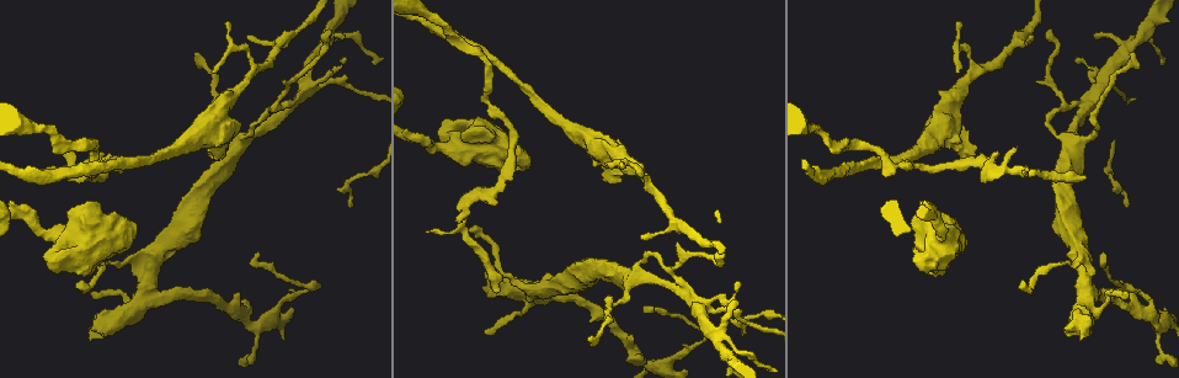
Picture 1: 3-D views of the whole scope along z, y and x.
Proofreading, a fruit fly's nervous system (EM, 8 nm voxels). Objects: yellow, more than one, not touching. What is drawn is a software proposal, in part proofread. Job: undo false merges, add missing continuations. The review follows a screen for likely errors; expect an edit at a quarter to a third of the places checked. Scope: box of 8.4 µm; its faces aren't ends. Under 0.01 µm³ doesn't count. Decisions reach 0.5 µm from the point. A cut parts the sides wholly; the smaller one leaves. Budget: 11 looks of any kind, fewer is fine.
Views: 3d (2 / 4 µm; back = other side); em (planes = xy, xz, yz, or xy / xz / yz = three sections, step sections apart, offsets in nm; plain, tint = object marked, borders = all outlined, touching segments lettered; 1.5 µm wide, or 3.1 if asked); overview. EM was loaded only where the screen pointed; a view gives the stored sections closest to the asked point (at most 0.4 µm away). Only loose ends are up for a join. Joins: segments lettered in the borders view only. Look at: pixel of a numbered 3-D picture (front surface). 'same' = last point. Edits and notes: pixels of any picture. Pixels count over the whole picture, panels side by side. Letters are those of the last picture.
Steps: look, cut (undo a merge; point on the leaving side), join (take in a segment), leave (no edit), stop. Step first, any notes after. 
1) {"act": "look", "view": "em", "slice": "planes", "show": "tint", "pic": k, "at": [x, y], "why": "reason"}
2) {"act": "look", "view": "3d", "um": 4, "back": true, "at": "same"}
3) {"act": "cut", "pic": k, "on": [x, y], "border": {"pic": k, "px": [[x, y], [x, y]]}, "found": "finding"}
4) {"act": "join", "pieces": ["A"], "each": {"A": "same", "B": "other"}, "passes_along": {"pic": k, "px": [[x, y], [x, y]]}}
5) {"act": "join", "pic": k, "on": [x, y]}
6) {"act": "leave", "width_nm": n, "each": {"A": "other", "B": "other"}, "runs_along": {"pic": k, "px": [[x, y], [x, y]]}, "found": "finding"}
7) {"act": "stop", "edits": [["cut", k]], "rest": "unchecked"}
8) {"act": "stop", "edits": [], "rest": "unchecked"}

{"act": "look", "view": "em", "slice": "xy", "step": 4, "show": "borders", "pic": 1, "at": [456, 222]}

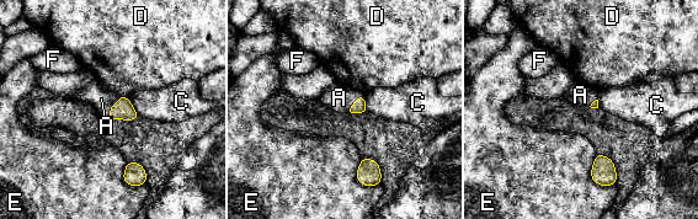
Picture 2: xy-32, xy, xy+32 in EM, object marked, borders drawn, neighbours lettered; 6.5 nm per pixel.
{"act": "join", "pieces": ["A"], "each": {"A": "same", "C": "other", "D": "other", "E": "other", "F": "other"}, "passes_along": {"pic": 2, "px": [[123, 110], [111, 107], [101, 99]]}, "found": "the neuron continues"}

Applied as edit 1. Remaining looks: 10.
{"act": "look", "view": "em", "slice": "planes", "show": "borders", "pic": 1, "at": [491, 107], "why": "a narrow waist"}

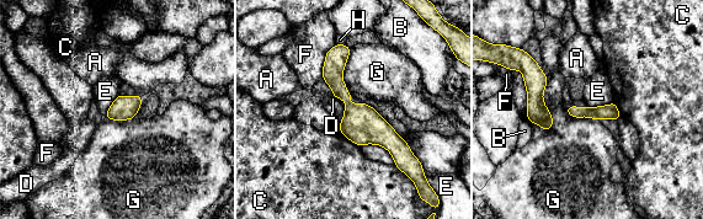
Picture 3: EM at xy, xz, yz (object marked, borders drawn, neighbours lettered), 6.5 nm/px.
{"act": "leave", "longest_contact_nm": ["G", 400], "each": {"A": "other", "B": "other", "C": "other", "D": "other", "E": "other", "F": "other", "G": "other", "H": "other"}, "runs_along": {"pic": 3, "px": [[337, 47], [339, 90], [400, 165]]}, "found": "continuous, no second neuron"}

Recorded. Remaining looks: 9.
{"act": "look", "view": "3d", "um": 2, "pic": 1, "at": [621, 164], "why": "an open end"}

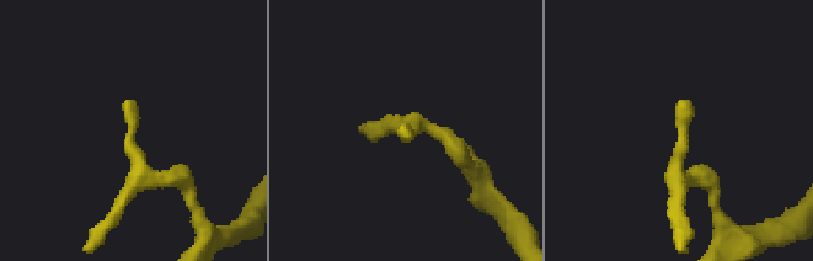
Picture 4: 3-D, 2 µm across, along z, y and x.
{"act": "look", "view": "em", "slice": "planes", "show": "borders", "pic": 4, "at": [122, 107], "why": "need the tissue"}

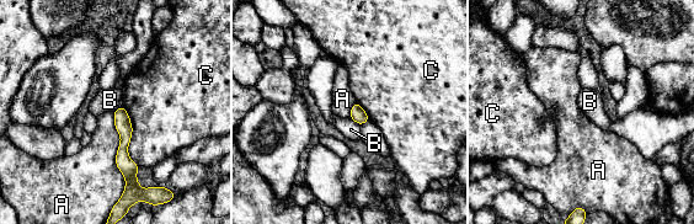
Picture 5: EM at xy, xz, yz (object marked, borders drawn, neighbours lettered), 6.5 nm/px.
{"act": "leave", "width_nm": 100, "each": {"A": "other", "B": "other", "C": "other"}, "runs_along": {"pic": 5, "px": [[121, 111], [132, 187]]}, "found": "no lettered segment goes on from it"}

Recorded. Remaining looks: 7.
{"act": "look", "view": "3d", "um": 2, "pic": 1, "at": [654, 307]}

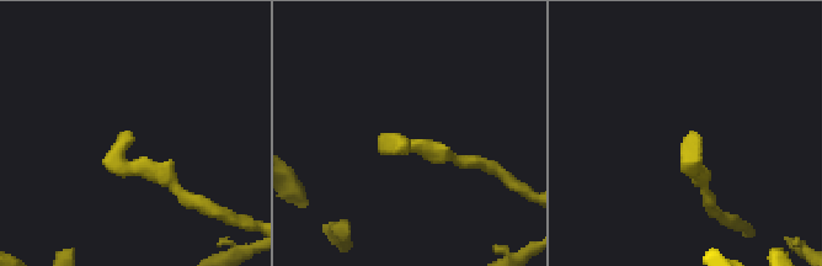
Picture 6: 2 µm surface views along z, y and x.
{"act": "look", "view": "em", "slice": "yz", "step": 8, "show": "borders", "pic": 6, "at": [131, 137]}

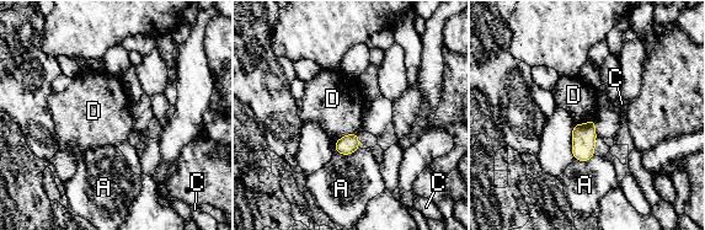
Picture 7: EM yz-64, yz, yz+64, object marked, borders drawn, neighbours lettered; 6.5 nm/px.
{"act": "look", "view": "em", "slice": "planes", "show": "borders", "at": "same"}

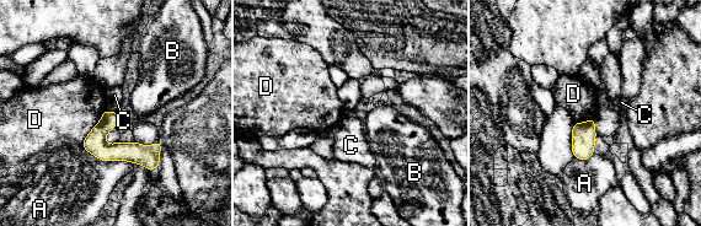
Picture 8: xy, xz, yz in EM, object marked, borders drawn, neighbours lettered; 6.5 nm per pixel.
{"act": "leave", "width_nm": 110, "each": {"A": "other", "B": "other", "C": "other", "D": "other"}, "runs_along": {"pic": 8, "px": [[85, 144], [142, 154], [155, 165]]}, "found": "no lettered segment goes on from it"}

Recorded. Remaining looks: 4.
{"act": "stop", "edits": [["join", 2]], "rest": "unchecked"}

